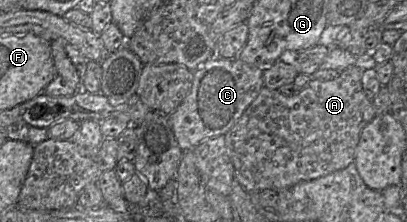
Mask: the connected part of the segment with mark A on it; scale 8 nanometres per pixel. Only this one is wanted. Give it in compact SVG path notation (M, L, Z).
M359 63L348 67L333 80L313 79L293 96L285 96L278 90L263 86L255 100L224 135L234 165L236 183L250 194L264 189L290 188L299 182L344 169L354 162L360 134L376 116L373 103L366 97L362 88L364 70L365 64Z

